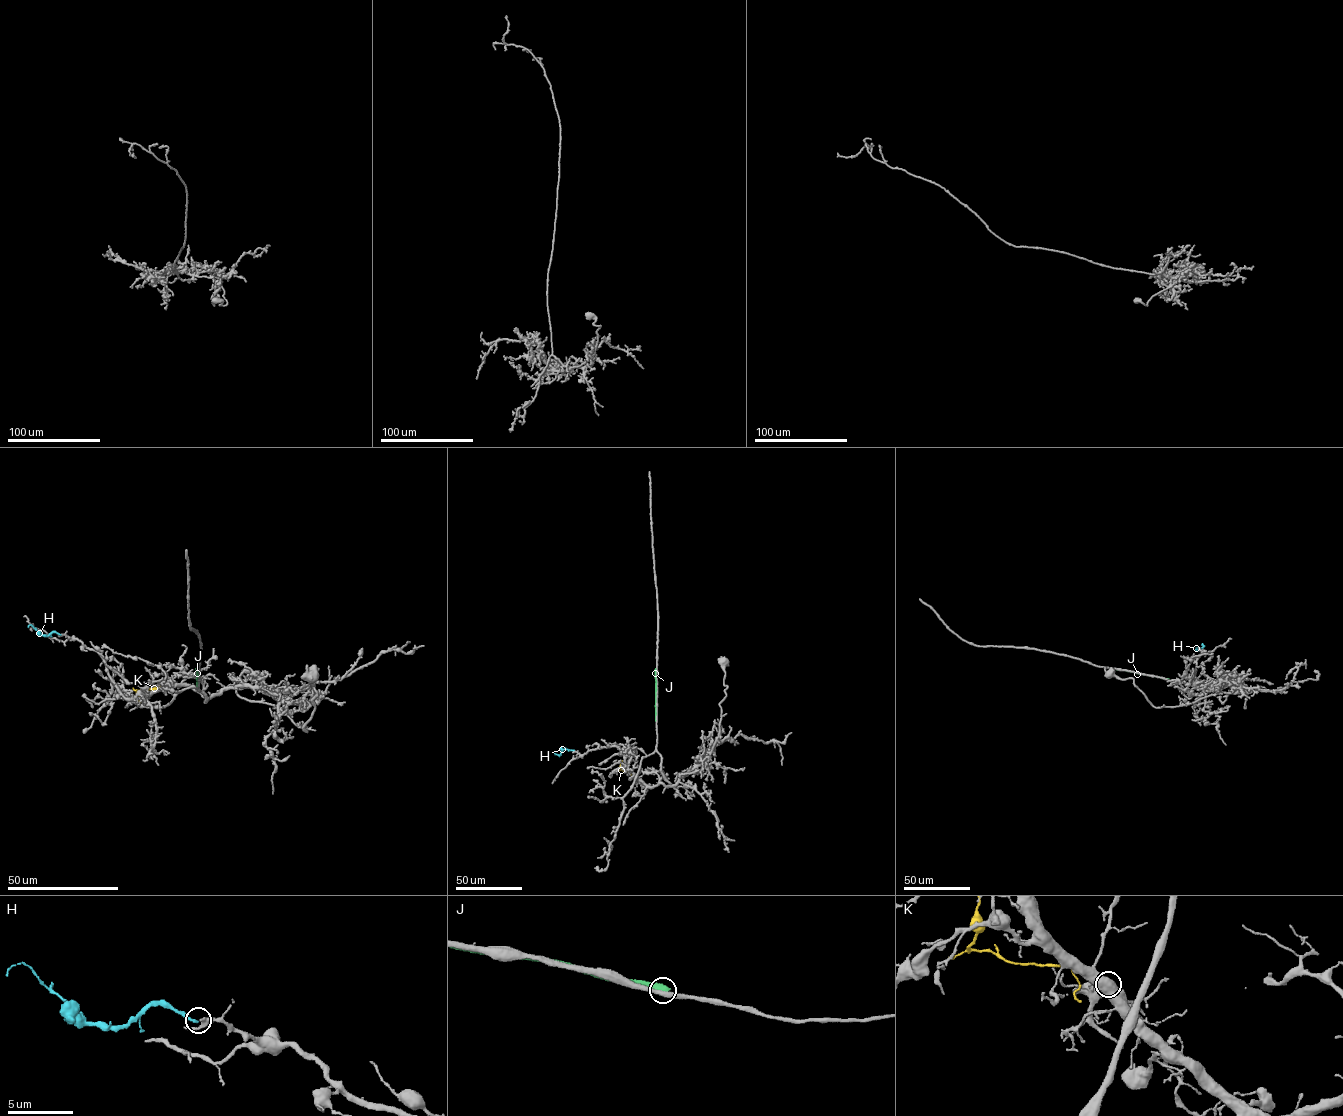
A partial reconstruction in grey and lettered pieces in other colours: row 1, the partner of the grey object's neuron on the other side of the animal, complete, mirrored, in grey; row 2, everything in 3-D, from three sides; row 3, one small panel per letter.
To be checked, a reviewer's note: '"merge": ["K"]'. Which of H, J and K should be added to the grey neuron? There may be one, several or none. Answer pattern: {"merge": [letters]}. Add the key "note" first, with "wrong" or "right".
{"note": "wrong", "merge": ["H"]}

